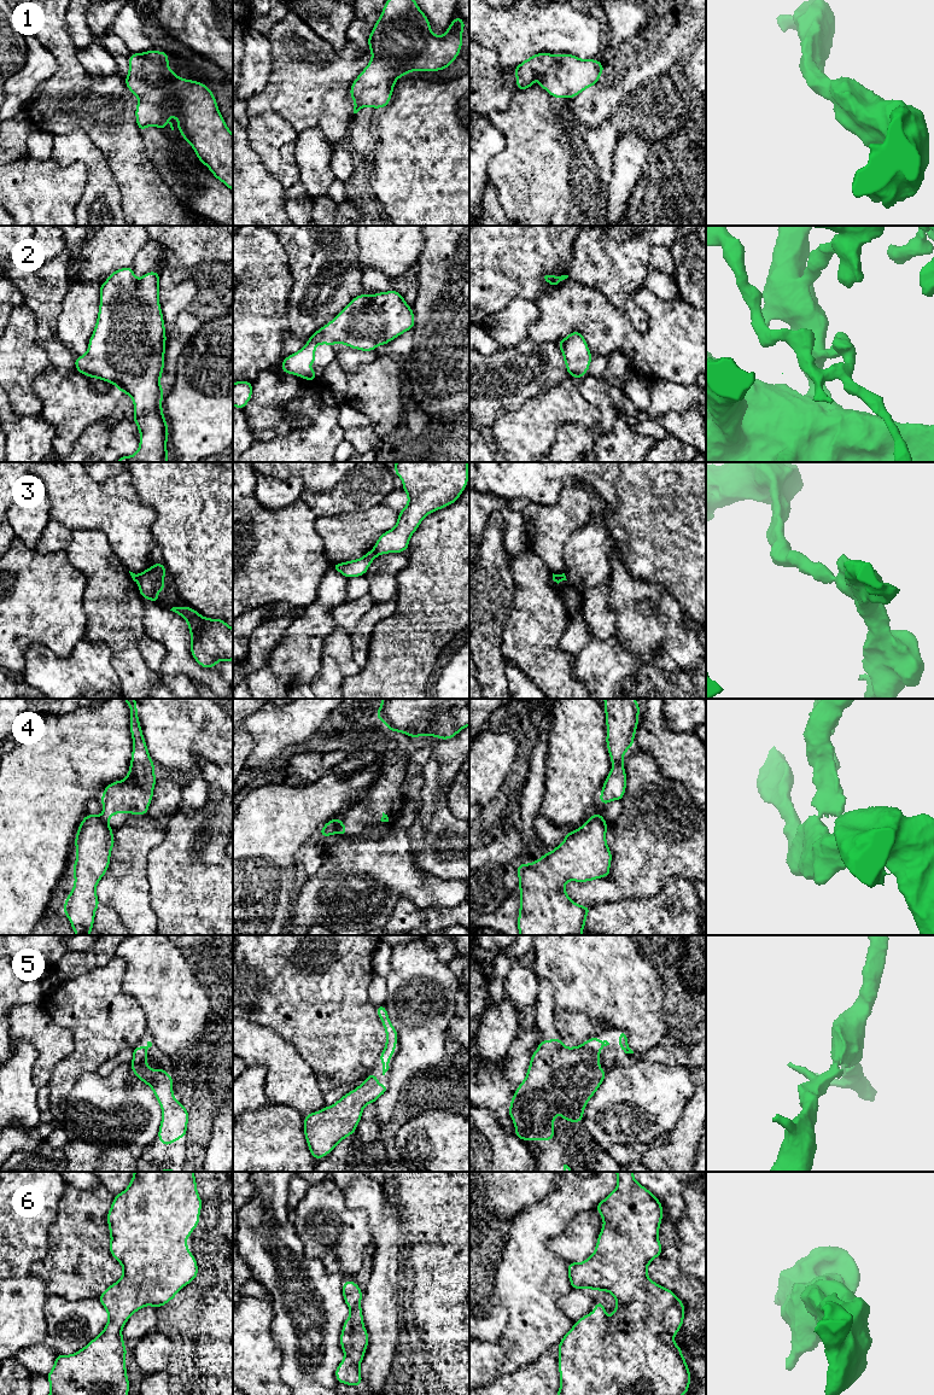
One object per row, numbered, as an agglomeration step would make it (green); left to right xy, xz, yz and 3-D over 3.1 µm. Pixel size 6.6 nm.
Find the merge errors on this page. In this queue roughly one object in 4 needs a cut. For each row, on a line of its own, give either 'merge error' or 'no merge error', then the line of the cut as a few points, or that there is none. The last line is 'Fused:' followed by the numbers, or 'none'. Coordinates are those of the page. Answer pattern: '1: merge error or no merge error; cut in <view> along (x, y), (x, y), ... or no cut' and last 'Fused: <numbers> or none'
1: no merge error; no cut
2: no merge error; no cut
3: merge error; cut in xz along (373, 549), (378, 554)
4: merge error; cut in xz along (340, 822), (337, 832)
5: no merge error; no cut
6: no merge error; no cut
Fused: 3, 4

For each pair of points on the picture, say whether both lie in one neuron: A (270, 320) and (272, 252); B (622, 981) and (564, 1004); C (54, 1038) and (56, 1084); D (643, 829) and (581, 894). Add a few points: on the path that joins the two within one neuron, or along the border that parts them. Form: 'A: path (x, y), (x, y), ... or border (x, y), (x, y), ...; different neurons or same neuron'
A: path (267, 303), (267, 269); same neuron
B: path (607, 981), (587, 981), (578, 990); same neuron
C: border (73, 1044), (73, 1050), (57, 1064), (47, 1085); different neurons
D: path (643, 851), (607, 889), (602, 891); same neuron

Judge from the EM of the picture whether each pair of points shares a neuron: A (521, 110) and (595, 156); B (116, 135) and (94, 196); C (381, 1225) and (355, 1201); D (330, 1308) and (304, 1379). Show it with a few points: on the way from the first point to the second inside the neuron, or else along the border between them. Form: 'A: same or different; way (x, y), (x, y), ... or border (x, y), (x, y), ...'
A: same; way (540, 128), (561, 150), (575, 150), (577, 152)
B: different; border (89, 138), (105, 158), (117, 187)
C: same; way (379, 1217), (363, 1201)
D: same; way (327, 1328), (327, 1354), (324, 1359), (324, 1365)

